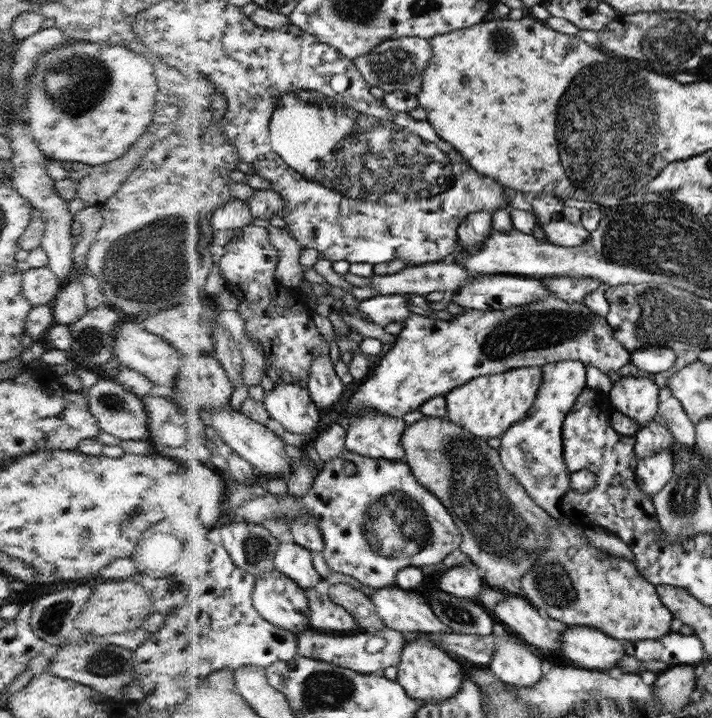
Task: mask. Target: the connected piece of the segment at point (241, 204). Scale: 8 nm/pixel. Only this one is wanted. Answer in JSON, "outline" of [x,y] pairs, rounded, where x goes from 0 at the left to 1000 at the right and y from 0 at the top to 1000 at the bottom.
{"outline":[[[329,277],[298,299],[298,315],[315,331],[326,320],[343,319],[357,309],[357,298],[347,280]]]}

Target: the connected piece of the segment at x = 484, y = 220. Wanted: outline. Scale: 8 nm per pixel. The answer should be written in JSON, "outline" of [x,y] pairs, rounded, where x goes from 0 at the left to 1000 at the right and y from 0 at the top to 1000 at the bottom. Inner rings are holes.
{"outline":[[[663,295],[646,311],[643,318],[645,348],[654,352],[669,352],[671,347],[680,347],[680,338],[691,323],[691,295]]]}

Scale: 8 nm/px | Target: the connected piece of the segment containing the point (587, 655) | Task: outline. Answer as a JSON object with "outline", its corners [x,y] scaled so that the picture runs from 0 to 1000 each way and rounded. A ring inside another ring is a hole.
{"outline":[[[796,872],[788,880],[792,916],[802,928],[824,935],[851,935],[876,914],[876,900],[869,891],[829,872]]]}

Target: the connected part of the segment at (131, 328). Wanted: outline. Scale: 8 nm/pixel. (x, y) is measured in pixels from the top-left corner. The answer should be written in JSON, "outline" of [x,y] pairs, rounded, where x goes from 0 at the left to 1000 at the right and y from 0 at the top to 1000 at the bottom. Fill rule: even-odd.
{"outline":[[[195,448],[169,451],[160,460],[159,493],[171,510],[202,521],[216,536],[226,536],[249,514],[250,494],[233,472],[208,461]]]}

